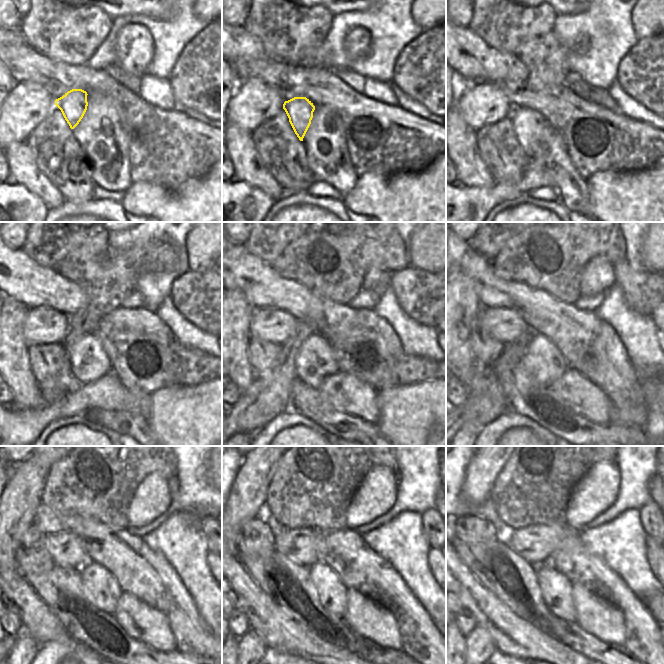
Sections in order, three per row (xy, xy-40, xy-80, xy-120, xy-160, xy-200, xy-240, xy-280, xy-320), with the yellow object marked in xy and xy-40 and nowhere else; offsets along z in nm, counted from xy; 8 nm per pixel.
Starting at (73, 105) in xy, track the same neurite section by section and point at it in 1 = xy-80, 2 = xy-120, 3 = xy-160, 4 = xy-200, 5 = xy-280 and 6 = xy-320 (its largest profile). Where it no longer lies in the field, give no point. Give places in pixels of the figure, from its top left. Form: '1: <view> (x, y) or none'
1: xy-80 (528, 124)
2: xy-120 (89, 362)
3: xy-160 (315, 361)
4: xy-200 (542, 357)
5: xy-280 (333, 593)
6: xy-320 (557, 590)

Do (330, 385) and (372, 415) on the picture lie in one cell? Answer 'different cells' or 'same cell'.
same cell

